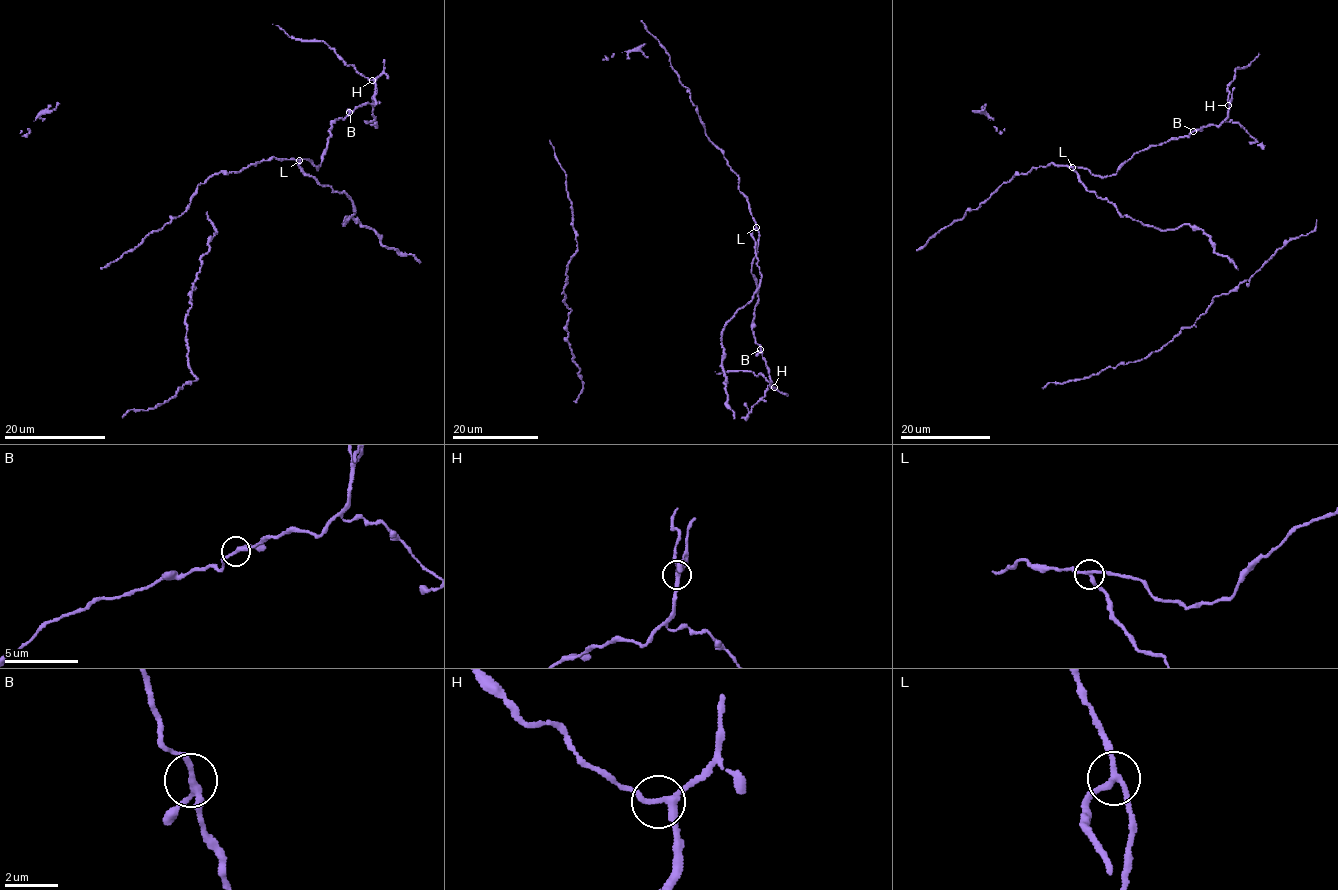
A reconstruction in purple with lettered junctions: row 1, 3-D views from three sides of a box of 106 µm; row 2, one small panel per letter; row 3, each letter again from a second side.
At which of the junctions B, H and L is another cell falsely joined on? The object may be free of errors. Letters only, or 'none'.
L

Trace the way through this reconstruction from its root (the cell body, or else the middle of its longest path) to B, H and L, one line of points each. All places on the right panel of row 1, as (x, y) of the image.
B: (1167, 230), (1122, 216), (1086, 190), (1072, 168), (1113, 175), (1136, 153), (1193, 131)
H: (1167, 230), (1122, 216), (1086, 190), (1073, 166), (1113, 175), (1140, 151), (1218, 126), (1228, 105)
L: (1167, 230), (1148, 227), (1122, 216), (1105, 198), (1101, 199), (1095, 192), (1086, 190), (1072, 168)

